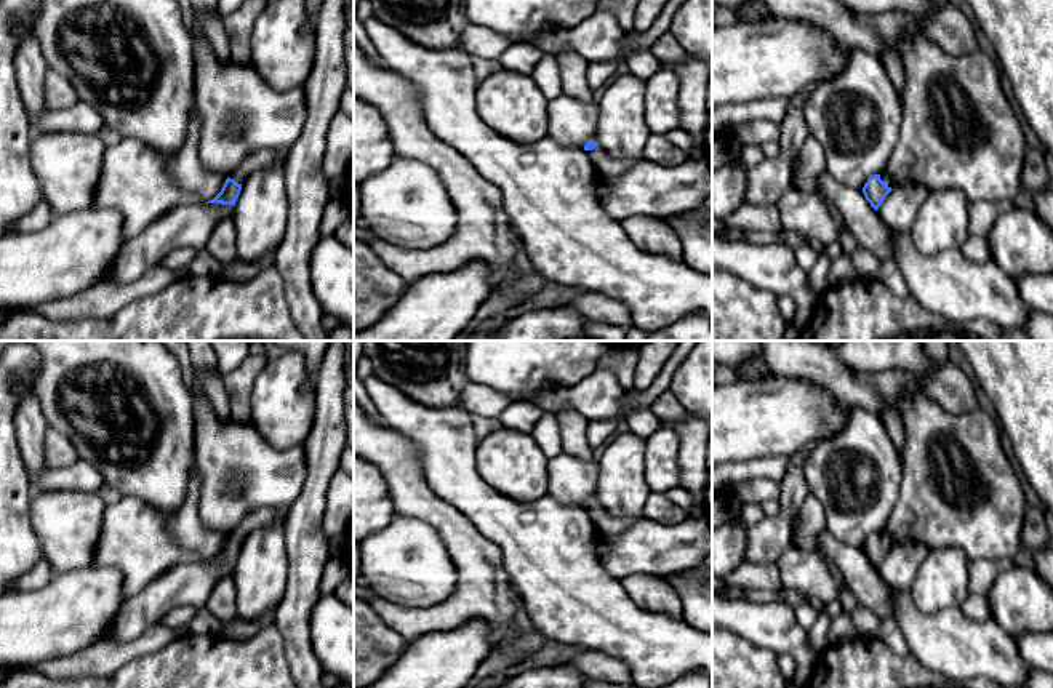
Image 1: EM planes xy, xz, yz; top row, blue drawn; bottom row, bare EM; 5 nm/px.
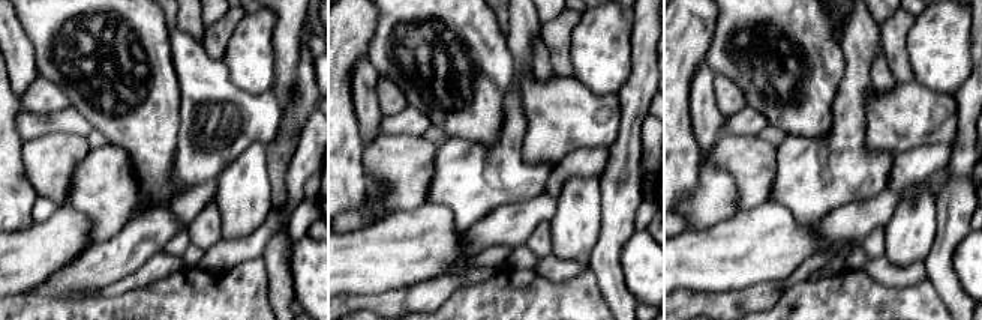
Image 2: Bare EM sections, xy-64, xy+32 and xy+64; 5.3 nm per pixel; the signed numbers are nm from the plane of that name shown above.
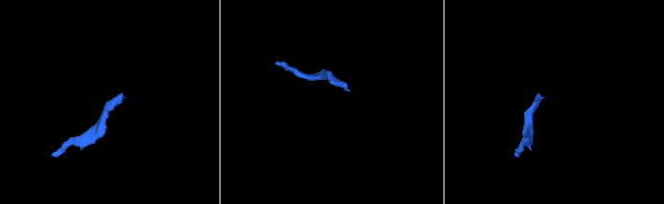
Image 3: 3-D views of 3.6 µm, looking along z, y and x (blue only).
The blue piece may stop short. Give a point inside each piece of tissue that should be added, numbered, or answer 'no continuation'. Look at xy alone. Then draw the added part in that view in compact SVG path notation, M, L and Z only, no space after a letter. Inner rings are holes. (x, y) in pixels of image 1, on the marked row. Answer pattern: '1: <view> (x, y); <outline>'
1: xy (261, 159); M259 149L250 154L230 174L229 178L238 184L243 184L245 179L259 170L270 168L277 163L286 162L286 149Z

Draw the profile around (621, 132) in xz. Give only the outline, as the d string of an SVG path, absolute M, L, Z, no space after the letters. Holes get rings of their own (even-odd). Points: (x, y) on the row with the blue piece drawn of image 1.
M632 74L615 77L602 90L595 142L611 157L643 158L651 134L643 120L645 90L647 82Z

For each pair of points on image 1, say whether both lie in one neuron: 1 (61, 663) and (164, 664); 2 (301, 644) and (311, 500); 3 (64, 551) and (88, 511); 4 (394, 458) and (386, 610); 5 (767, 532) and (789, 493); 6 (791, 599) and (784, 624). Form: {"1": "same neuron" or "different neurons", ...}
{"1": "different neurons", "2": "same neuron", "3": "same neuron", "4": "same neuron", "5": "same neuron", "6": "different neurons"}

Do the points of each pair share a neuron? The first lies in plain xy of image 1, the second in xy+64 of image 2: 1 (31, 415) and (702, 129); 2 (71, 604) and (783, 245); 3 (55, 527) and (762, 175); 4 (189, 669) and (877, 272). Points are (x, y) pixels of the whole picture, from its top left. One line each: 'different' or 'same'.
1: same
2: same
3: same
4: different

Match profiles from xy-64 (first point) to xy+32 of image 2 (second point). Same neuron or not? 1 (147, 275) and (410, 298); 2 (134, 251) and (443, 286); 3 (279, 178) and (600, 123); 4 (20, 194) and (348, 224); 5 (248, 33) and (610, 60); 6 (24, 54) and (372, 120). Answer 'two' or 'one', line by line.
1: one
2: two
3: two
4: two
5: one
6: one

